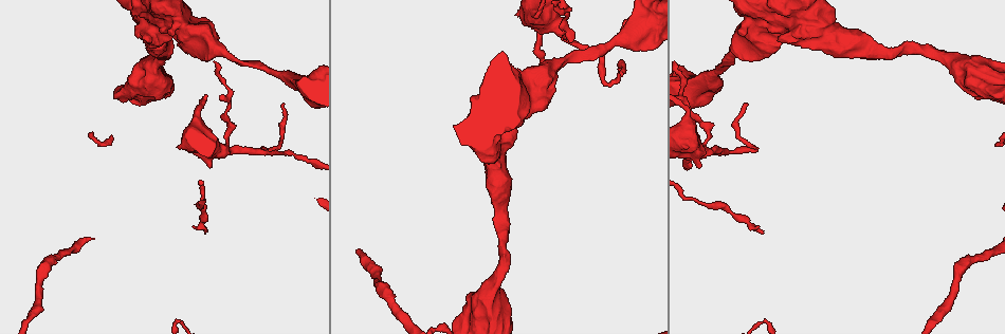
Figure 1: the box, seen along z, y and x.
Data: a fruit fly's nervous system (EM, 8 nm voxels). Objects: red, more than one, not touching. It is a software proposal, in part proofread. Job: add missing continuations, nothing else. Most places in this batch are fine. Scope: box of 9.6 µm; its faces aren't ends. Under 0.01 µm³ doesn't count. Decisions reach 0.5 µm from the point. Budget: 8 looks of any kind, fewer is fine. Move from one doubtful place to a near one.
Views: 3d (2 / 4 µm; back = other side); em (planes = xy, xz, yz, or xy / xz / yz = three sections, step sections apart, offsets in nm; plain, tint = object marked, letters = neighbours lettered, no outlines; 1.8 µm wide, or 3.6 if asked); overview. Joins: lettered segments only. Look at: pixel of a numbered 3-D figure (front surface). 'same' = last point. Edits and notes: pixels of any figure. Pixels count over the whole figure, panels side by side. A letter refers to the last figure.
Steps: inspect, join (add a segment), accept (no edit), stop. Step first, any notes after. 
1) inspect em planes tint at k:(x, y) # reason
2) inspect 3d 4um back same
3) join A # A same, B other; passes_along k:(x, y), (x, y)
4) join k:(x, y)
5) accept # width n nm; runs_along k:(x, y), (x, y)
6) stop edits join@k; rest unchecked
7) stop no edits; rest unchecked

inspect em planes letters at 1:(171, 30) # branch stops here

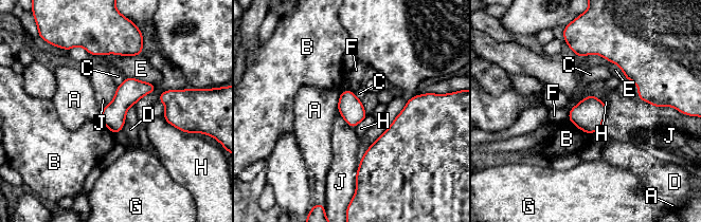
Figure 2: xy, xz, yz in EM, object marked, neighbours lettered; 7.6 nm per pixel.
accept # longest_contact E 360 nm; A other, B other, C other, D other, E other, F other, G other, H other, J other; border 2:(118, 86), (113, 98), (101, 109); none of them fits

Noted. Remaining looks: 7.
inspect 3d 2um back at 1:(563, 19) # sudden change in width

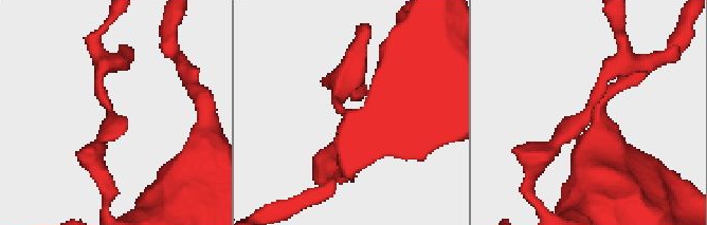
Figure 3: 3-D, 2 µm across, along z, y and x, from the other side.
inspect em xz step 16 tint at 3:(589, 103)

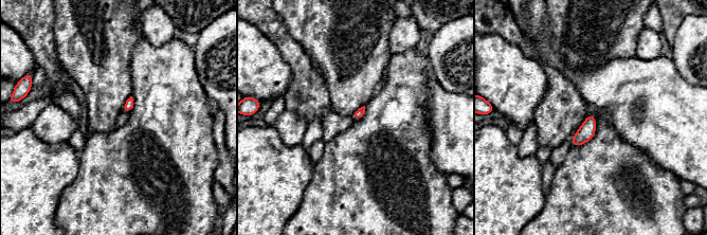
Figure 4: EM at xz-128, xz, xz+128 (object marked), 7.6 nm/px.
inspect em yz step 4 letters same

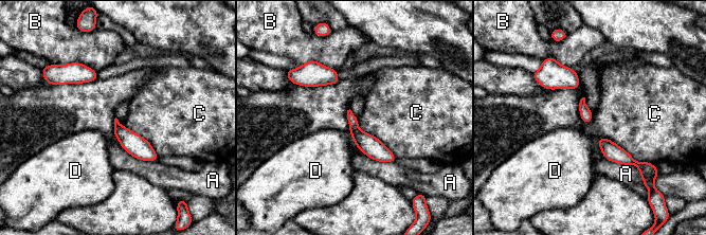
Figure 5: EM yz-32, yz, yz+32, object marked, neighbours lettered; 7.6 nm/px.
accept # width 90 nm; A other, B other, C other, D other; border 5:(596, 139), (649, 162); none of them fits

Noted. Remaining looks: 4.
inspect em xz step 8 letters at 1:(745, 105) # free end

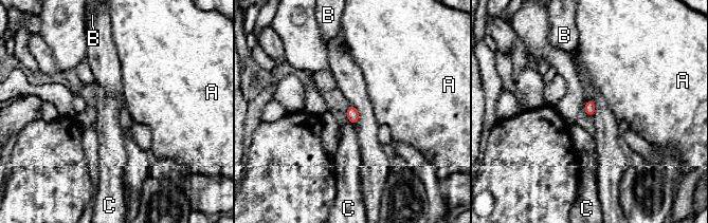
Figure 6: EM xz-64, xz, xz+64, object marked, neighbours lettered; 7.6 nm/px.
accept # longest_contact C 80 nm; A other, B other, C other; border 6:(347, 118), (355, 125); none of them fits

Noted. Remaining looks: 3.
inspect 3d 2um at 1:(760, 232) # free end

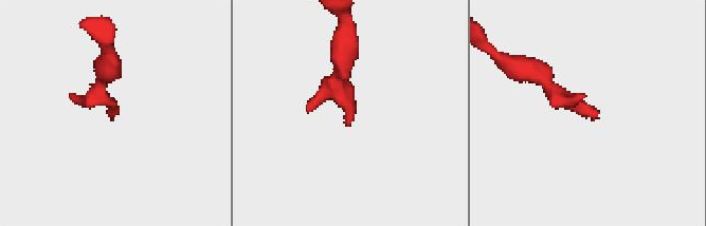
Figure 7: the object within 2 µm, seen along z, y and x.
inspect em planes letters at 7:(344, 123) # now the EM

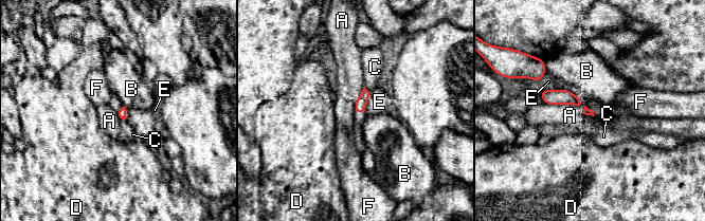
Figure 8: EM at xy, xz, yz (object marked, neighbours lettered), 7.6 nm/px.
accept # A other, B other, C other, D other, E other, F other; border 8:(544, 102), (576, 105), (579, 108); no lettered segment goes on from it

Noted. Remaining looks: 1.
stop no edits; rest unchecked

